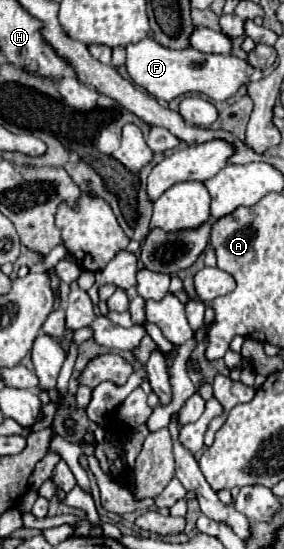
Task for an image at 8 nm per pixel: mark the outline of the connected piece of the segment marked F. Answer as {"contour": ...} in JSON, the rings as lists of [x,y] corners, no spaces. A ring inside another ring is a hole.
{"contour":[[[144,38],[138,44],[130,44],[126,48],[126,54],[128,54],[126,68],[130,78],[138,86],[146,88],[154,98],[166,100],[166,102],[186,92],[200,92],[208,96],[210,100],[220,102],[220,100],[232,98],[242,84],[246,86],[262,78],[262,70],[250,66],[248,60],[236,58],[232,54],[202,54],[194,48],[170,50],[160,46],[152,38]]]}

